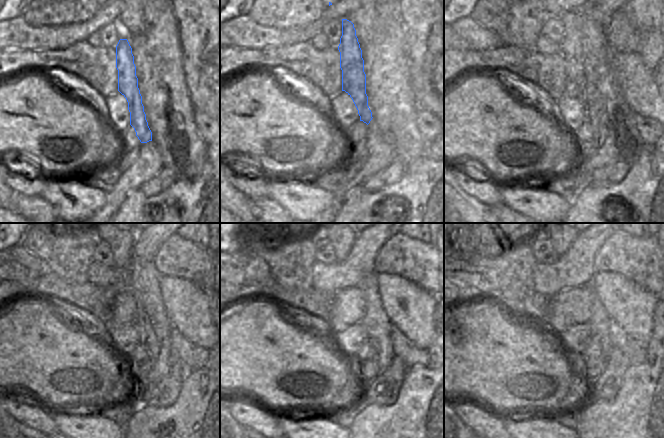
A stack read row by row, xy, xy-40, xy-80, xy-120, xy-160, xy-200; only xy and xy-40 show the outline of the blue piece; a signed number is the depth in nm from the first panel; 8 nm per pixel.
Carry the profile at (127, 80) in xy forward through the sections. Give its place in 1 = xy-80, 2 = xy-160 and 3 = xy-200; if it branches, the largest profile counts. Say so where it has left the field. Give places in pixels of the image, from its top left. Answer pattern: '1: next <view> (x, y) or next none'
1: next xy-80 (571, 48)
2: next xy-160 (342, 243)
3: next xy-200 (561, 243)

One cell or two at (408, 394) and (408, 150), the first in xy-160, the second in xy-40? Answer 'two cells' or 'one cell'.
two cells

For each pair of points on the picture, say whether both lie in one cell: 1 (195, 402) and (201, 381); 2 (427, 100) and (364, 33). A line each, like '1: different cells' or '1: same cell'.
1: same cell
2: different cells

